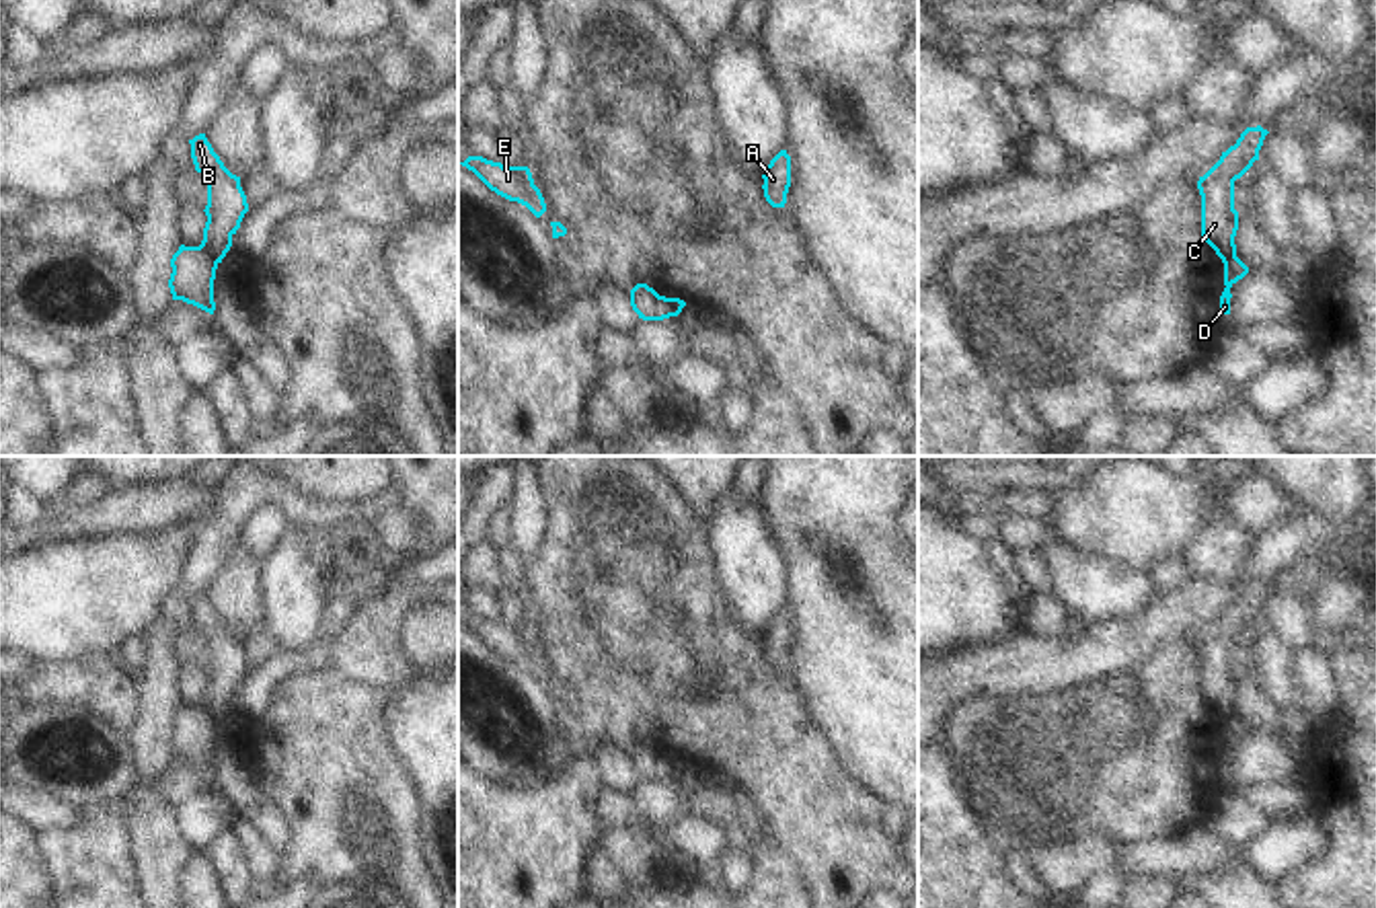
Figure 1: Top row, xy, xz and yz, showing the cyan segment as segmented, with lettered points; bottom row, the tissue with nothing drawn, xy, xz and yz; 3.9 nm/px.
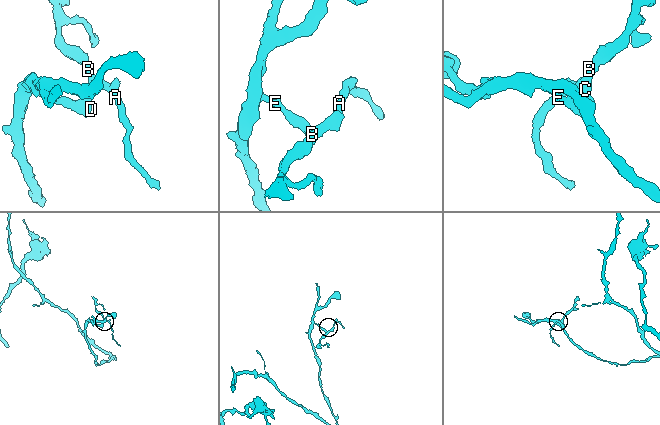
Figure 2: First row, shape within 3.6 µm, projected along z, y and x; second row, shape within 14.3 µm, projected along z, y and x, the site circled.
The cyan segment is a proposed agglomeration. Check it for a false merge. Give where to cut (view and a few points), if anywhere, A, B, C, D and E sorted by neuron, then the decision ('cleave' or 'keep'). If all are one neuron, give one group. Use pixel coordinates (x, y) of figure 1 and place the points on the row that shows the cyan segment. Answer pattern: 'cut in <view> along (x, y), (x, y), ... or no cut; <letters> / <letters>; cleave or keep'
cut in xy along (202, 243), (216, 263); A B C / D E; cleave

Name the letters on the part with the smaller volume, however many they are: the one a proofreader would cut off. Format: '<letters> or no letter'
A, B, C

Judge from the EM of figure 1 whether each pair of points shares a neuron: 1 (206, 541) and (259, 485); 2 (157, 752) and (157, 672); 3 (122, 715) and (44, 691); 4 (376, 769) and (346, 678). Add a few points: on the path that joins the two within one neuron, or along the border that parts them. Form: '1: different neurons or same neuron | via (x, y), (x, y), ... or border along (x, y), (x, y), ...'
1: same neuron | via (220, 526), (245, 500)
2: same neuron | via (157, 732), (157, 693)
3: same neuron | via (103, 697), (97, 691), (62, 691)
4: same neuron | via (354, 746), (346, 738), (346, 701)

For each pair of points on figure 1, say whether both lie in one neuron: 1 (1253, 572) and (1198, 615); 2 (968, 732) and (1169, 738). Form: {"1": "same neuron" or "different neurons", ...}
{"1": "same neuron", "2": "same neuron"}

